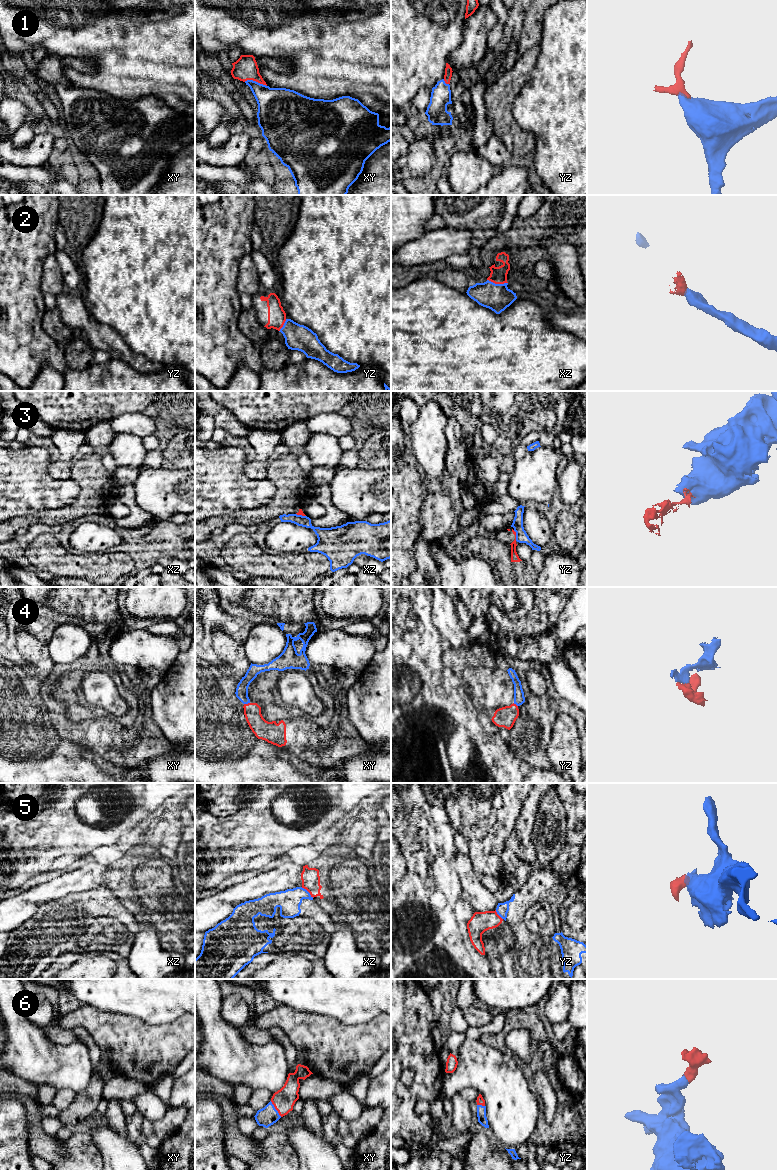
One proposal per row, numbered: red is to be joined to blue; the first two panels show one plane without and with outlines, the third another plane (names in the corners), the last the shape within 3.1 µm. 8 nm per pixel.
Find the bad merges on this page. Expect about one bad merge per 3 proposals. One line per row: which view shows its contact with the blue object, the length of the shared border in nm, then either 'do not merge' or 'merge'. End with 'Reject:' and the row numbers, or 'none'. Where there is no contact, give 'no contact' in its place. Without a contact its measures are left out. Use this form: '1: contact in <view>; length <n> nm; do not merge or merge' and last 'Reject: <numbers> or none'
1: contact in xy; length 190 nm; merge
2: contact in xz; length 170 nm; merge
3: contact in yz; length 90 nm; do not merge
4: contact in xy; length 50 nm; merge
5: contact in xz; length 130 nm; do not merge
6: contact in xy; length 160 nm; merge
Reject: 3, 5

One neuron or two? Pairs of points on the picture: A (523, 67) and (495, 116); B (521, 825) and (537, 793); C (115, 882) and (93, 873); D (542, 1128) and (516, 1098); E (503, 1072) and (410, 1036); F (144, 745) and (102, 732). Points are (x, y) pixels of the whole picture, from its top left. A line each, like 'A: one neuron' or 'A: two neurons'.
A: one neuron
B: one neuron
C: two neurons
D: two neurons
E: two neurons
F: one neuron

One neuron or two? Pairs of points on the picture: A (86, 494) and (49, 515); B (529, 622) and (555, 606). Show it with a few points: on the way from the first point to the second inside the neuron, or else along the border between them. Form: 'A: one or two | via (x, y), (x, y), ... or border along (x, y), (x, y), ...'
A: one | via (79, 504), (71, 512), (59, 515)
B: one | via (535, 621), (549, 608)

